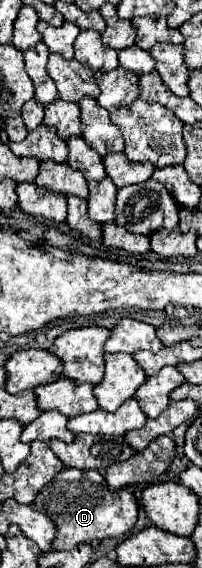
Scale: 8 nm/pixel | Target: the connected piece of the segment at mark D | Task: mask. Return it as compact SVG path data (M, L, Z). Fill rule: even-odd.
M63 469L53 481L49 481L37 493L33 501L35 509L45 513L57 527L53 549L73 549L79 543L91 543L95 539L121 537L131 531L137 521L137 501L129 489L111 491L99 471Z

